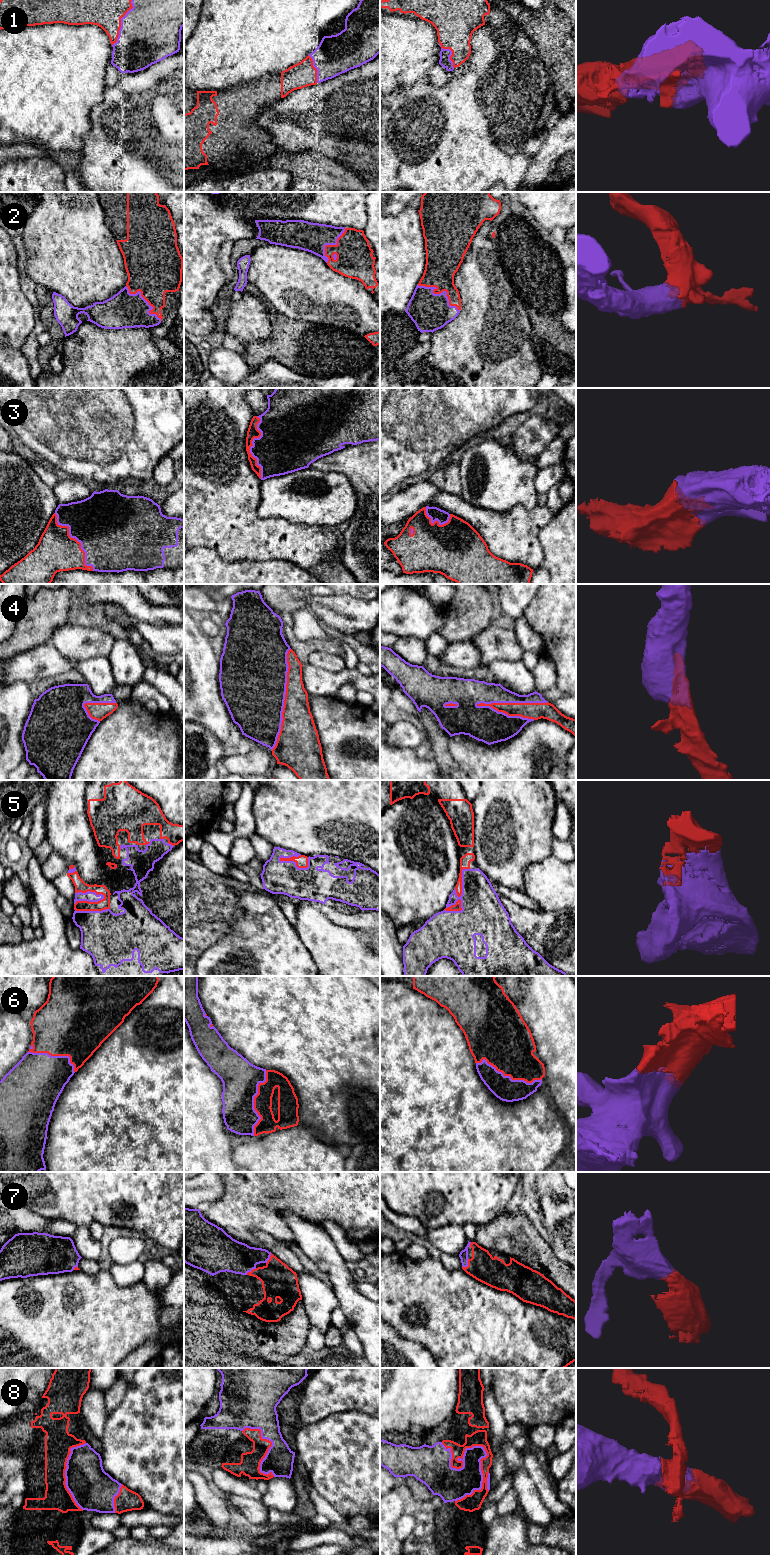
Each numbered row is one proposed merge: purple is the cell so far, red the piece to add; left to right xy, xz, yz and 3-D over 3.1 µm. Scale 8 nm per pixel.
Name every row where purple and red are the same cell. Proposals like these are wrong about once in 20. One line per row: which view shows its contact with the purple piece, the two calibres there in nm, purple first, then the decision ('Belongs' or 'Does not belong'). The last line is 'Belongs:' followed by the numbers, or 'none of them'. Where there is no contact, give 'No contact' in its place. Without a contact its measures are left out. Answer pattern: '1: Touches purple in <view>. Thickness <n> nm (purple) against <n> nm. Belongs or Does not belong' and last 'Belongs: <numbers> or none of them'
1: Touches purple in xy. Thickness 480 nm (purple) against 240 nm. Belongs
2: Touches purple in yz. Thickness 300 nm (purple) against 280 nm. Belongs
3: Touches purple in xy. Thickness 480 nm (purple) against 320 nm. Belongs
4: Touches purple in yz. Thickness 260 nm (purple) against 130 nm. Belongs
5: Touches purple in yz. Thickness 340 nm (purple) against 90 nm. Belongs
6: Touches purple in yz. Thickness 190 nm (purple) against 420 nm. Belongs
7: Touches purple in yz. Thickness 70 nm (purple) against 240 nm. Belongs
8: Touches purple in yz. Thickness 260 nm (purple) against 130 nm. Belongs
Belongs: 1, 2, 3, 4, 5, 6, 7, 8

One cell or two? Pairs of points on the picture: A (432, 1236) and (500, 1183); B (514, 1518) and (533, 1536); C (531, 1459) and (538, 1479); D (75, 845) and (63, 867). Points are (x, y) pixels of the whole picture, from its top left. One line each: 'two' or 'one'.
A: two
B: two
C: one
D: two

